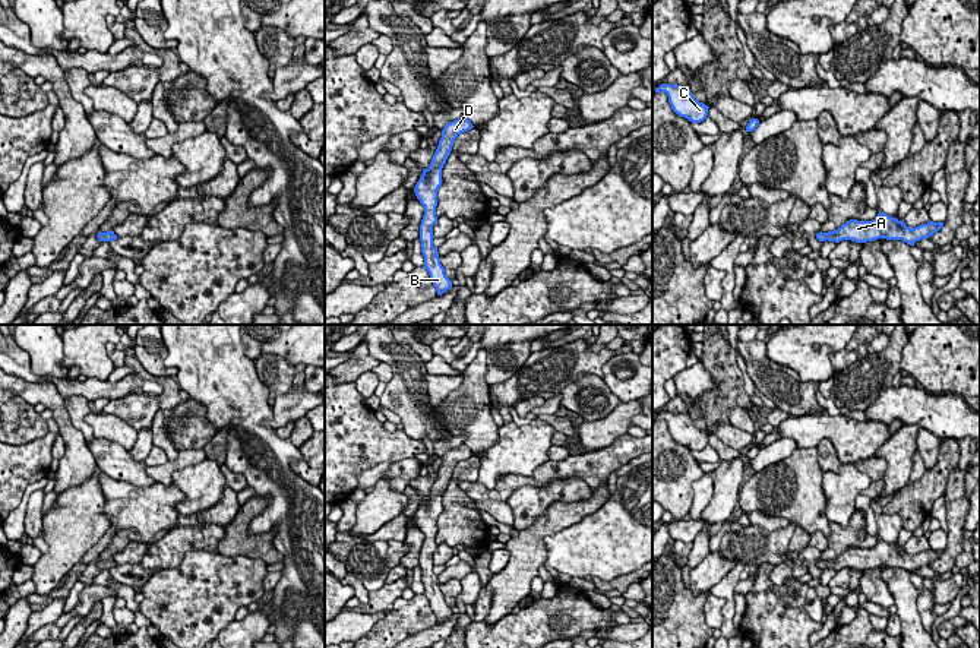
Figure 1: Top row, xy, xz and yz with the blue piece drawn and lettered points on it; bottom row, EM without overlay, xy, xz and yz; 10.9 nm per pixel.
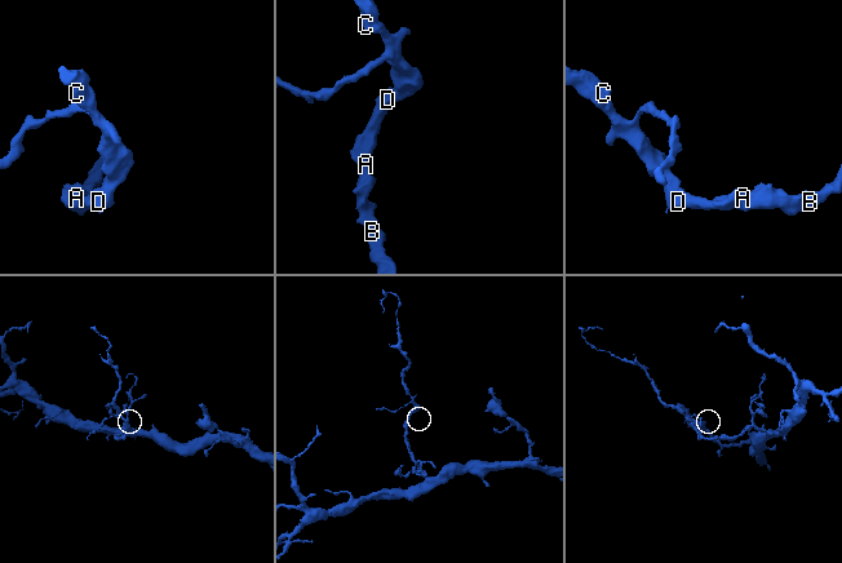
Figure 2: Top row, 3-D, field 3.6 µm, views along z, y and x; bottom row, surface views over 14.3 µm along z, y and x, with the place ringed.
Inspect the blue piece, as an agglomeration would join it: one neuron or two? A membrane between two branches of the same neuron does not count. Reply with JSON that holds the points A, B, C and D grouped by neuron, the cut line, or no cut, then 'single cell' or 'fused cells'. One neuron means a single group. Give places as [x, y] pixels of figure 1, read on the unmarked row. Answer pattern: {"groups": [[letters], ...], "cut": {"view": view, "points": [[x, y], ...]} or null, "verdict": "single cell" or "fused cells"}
{"groups": [["A", "B", "C", "D"]], "cut": null, "verdict": "single cell"}

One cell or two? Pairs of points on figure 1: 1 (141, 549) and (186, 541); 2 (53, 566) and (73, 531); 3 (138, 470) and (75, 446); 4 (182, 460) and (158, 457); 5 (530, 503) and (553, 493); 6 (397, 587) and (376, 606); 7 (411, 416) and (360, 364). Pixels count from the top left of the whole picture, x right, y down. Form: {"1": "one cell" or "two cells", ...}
{"1": "two cells", "2": "one cell", "3": "two cells", "4": "two cells", "5": "one cell", "6": "one cell", "7": "two cells"}

